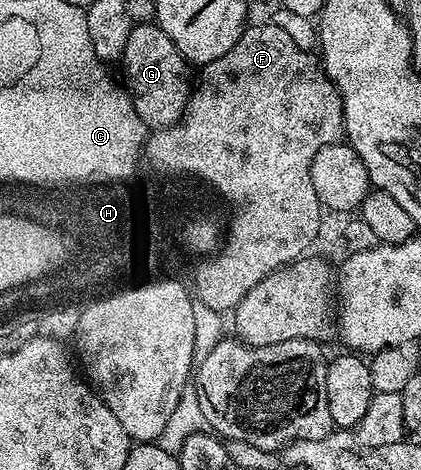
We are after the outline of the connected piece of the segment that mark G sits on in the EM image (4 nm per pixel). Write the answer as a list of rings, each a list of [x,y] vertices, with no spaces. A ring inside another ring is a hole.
[[[154,22],[135,24],[129,34],[129,42],[125,42],[125,50],[121,57],[122,64],[124,76],[122,79],[125,81],[127,91],[131,94],[131,101],[141,122],[145,122],[148,129],[151,130],[168,128],[176,124],[182,118],[183,112],[187,108],[187,101],[191,98],[193,76],[187,73],[189,71],[187,59],[179,53],[177,46],[173,46],[169,34],[165,34],[165,30],[161,30]]]

